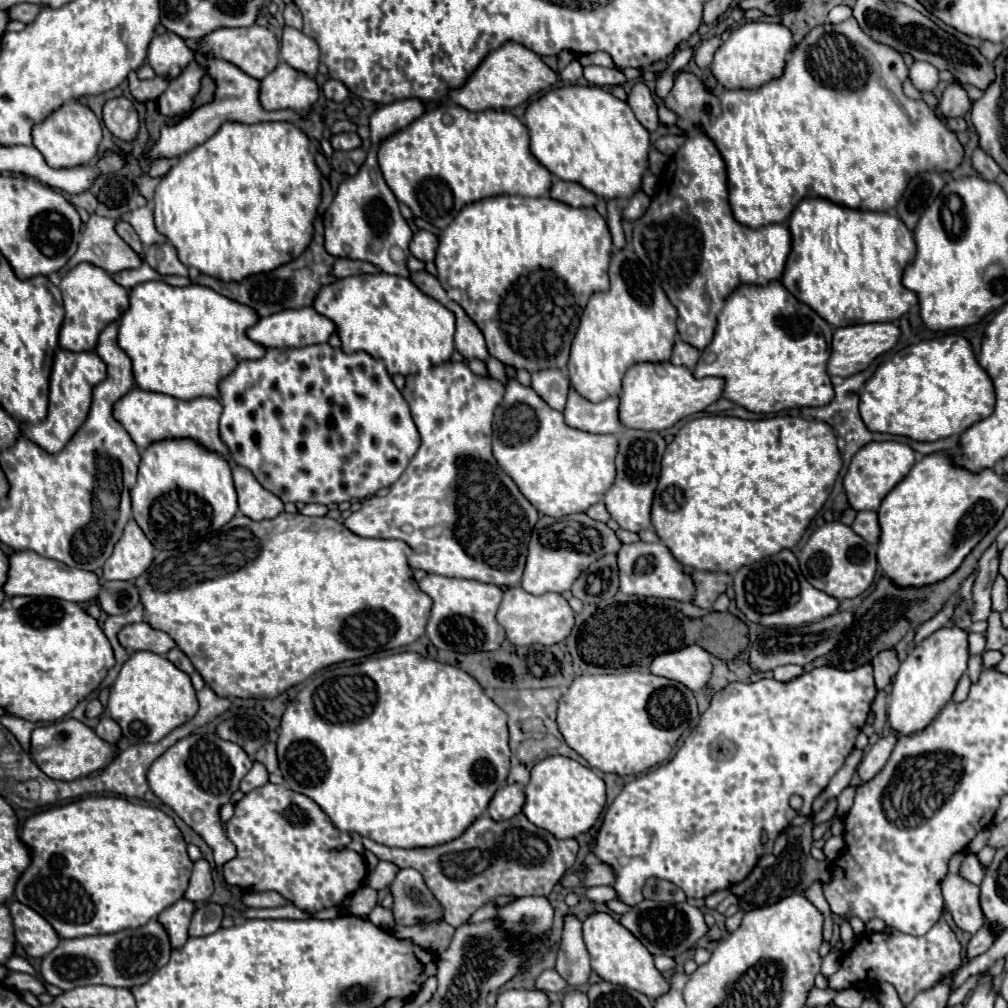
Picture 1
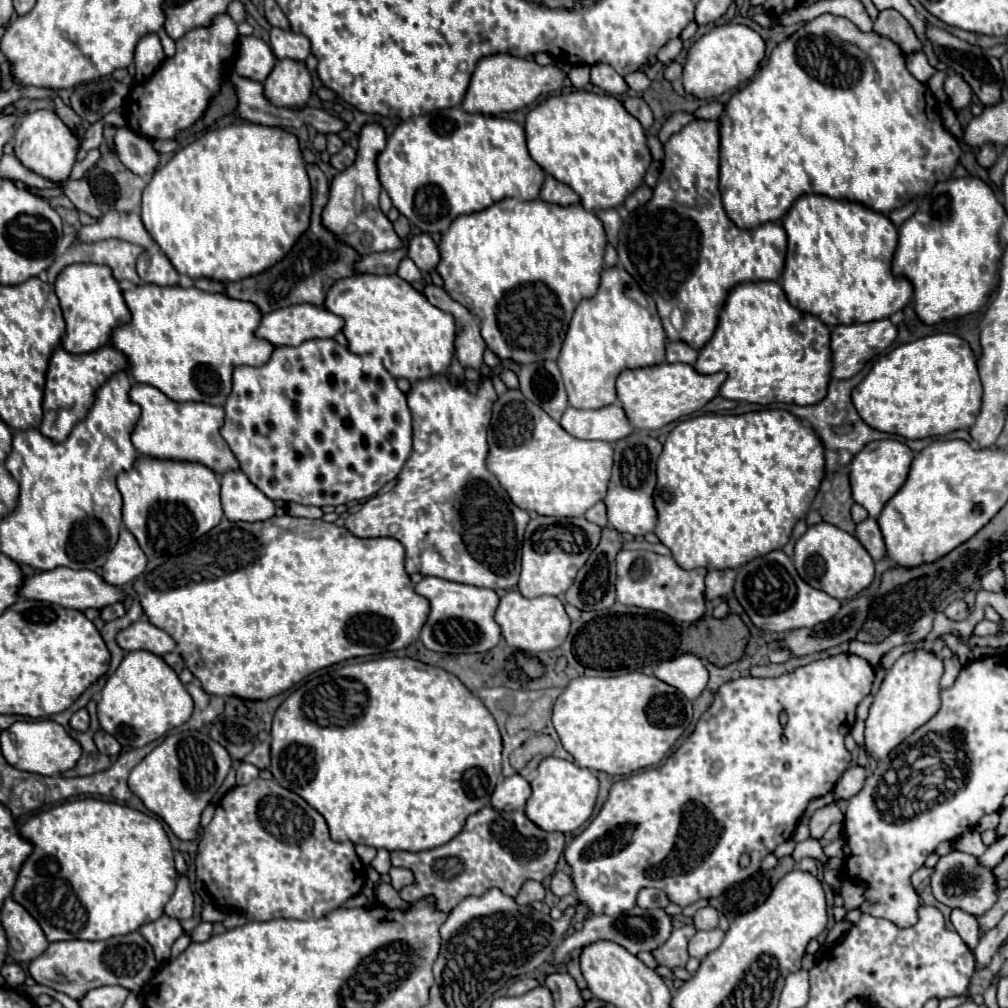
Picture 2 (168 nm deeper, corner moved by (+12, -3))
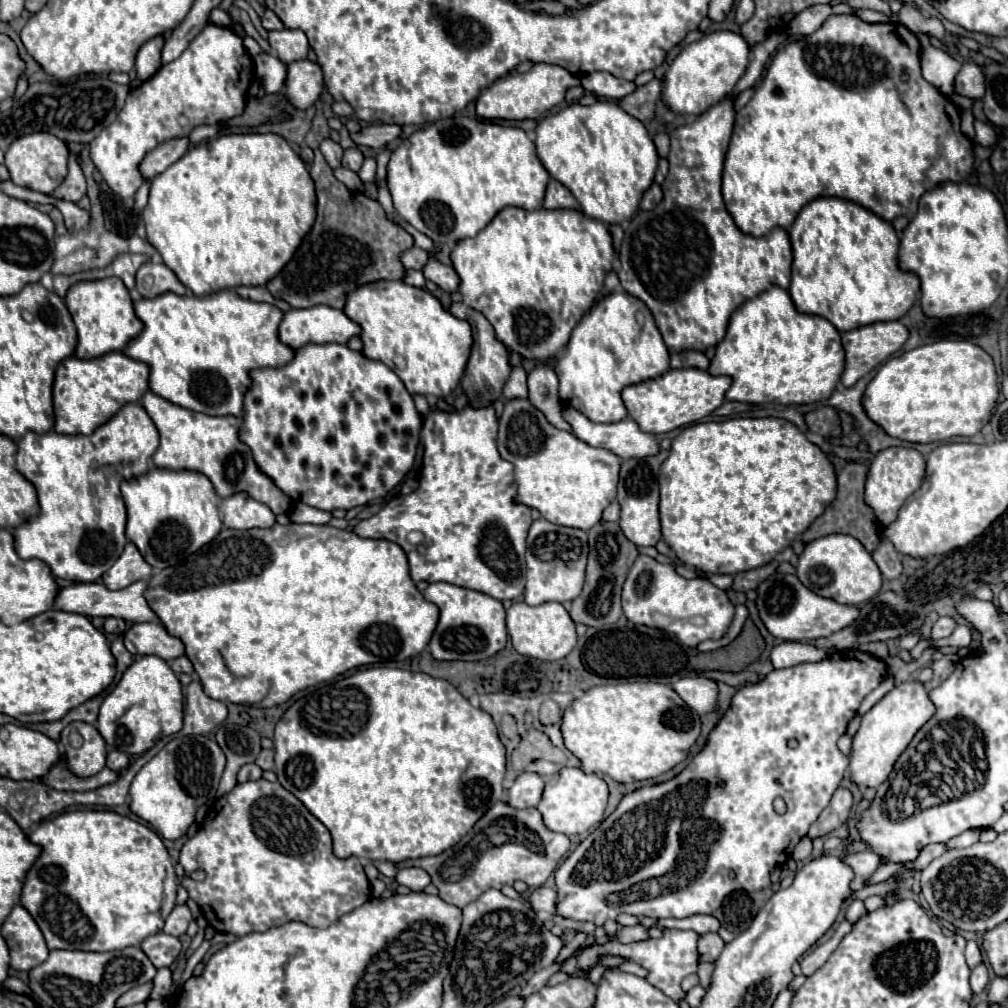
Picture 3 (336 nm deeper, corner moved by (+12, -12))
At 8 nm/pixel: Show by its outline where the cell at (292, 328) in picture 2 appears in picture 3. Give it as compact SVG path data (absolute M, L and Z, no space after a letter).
M312 306L290 310L280 324L280 342L298 350L304 344L346 344L362 332L360 324L350 320L342 310L330 306Z

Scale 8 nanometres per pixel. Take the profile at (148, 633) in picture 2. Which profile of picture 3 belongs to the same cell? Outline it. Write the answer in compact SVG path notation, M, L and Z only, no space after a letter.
M162 622L134 624L124 634L124 644L132 654L156 654L162 660L172 660L184 654L184 644L180 638L170 636Z

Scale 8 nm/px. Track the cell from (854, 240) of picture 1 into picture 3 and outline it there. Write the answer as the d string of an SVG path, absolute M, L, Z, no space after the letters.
M832 196L816 198L802 208L794 224L790 226L788 234L794 250L790 296L800 312L822 316L830 320L840 332L848 332L872 322L900 320L912 308L916 300L914 292L916 294L920 292L920 280L916 274L900 268L898 264L900 240L892 224L878 218L864 206Z

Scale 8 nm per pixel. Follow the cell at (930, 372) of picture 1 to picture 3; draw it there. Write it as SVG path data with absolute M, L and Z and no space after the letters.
M940 340L934 344L918 346L902 356L890 358L880 366L878 374L872 378L864 392L864 408L868 416L880 424L890 436L906 442L942 442L952 436L974 436L990 420L992 410L996 408L1000 388L998 372L992 356L980 346L969 340Z

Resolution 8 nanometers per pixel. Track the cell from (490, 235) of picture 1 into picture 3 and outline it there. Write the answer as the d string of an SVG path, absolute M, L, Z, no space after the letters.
M504 208L500 210L492 222L480 230L474 238L464 238L456 244L456 248L452 250L452 264L454 264L454 270L458 272L462 284L460 284L460 294L464 296L464 304L482 312L490 324L494 326L496 330L496 336L498 340L502 340L510 352L518 352L522 354L524 358L536 358L536 360L546 360L546 358L552 358L556 356L568 342L570 334L572 334L572 328L580 322L580 318L590 310L592 302L596 300L598 292L602 290L604 286L604 278L606 274L612 270L612 258L614 258L614 246L612 246L612 236L610 236L610 230L604 222L596 222L592 218L586 218L580 210L546 210L546 208L538 208L538 210L522 210L522 208Z

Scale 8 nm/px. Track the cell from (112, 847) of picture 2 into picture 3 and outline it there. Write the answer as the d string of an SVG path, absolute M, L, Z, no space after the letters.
M72 810L40 822L30 840L42 846L42 856L26 876L22 906L40 926L50 950L124 950L162 932L166 916L176 906L178 882L166 846L148 826L112 810Z

